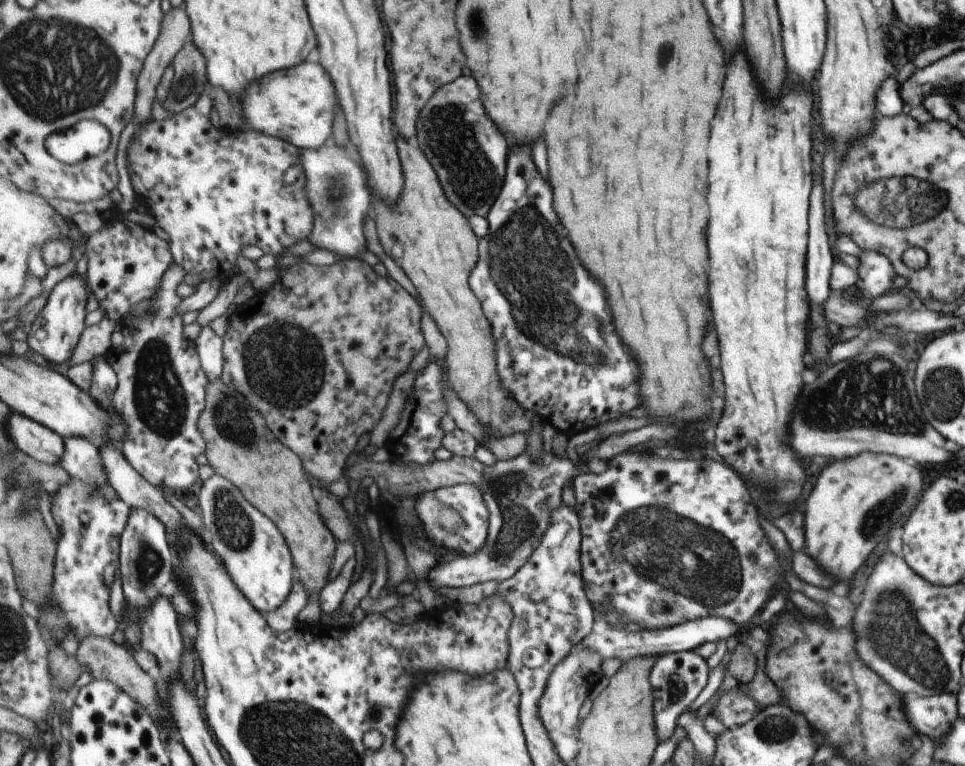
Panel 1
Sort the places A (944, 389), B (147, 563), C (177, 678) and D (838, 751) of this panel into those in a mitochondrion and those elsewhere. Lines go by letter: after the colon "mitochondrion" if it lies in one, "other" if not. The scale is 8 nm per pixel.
A: mitochondrion
B: mitochondrion
C: other
D: other

